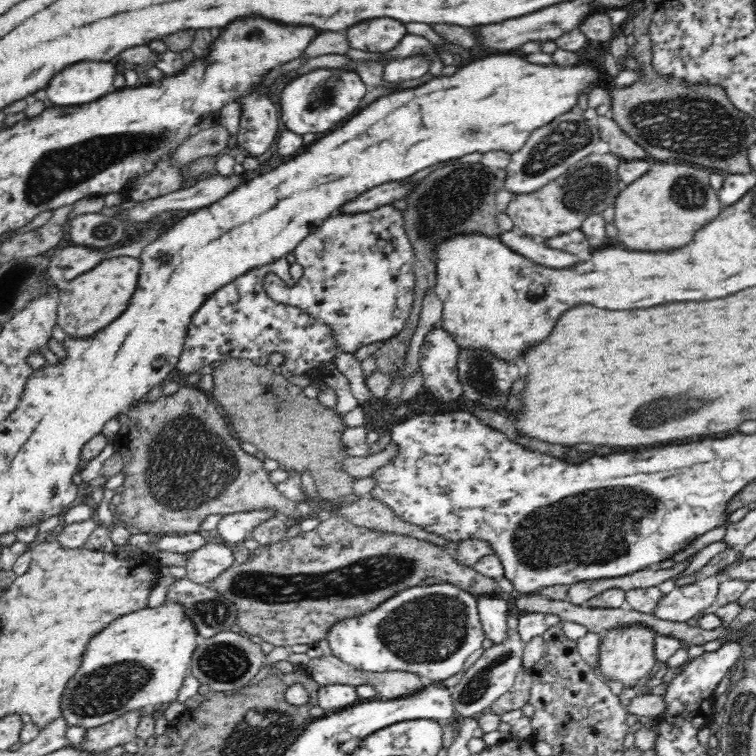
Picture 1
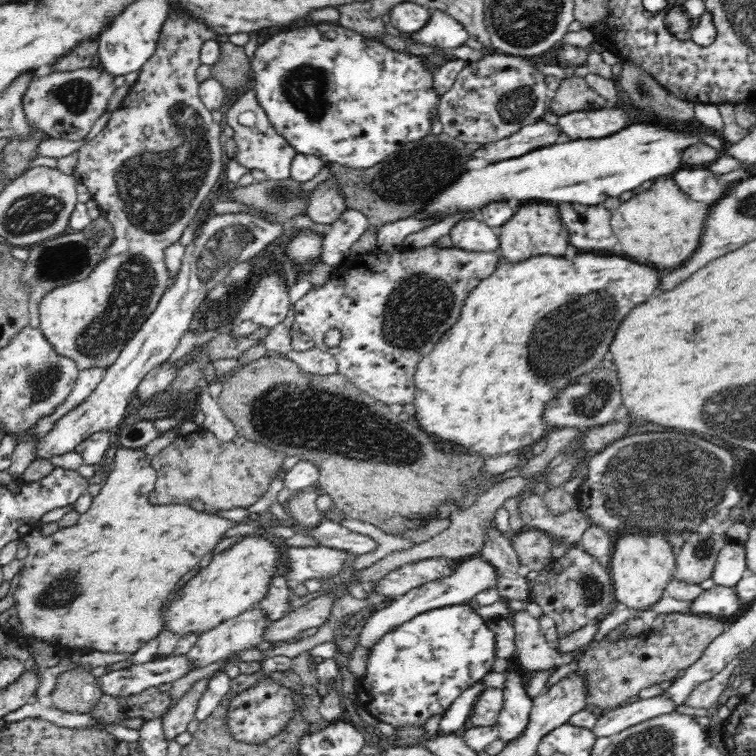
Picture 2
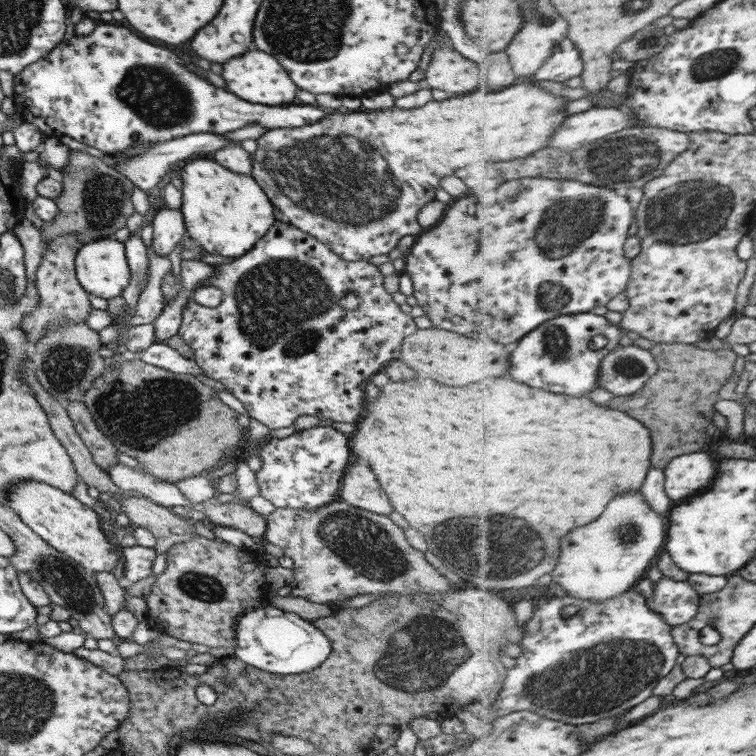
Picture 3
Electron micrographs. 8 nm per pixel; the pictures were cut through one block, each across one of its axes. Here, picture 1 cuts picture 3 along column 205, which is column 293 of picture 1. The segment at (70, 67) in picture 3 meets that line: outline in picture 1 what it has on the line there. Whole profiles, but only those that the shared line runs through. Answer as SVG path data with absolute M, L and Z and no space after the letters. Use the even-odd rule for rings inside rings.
M316 68L310 74L302 74L290 82L280 94L281 118L288 130L294 134L322 134L334 126L334 122L342 122L354 110L358 110L358 102L364 98L366 86L356 72L348 72L342 68Z

